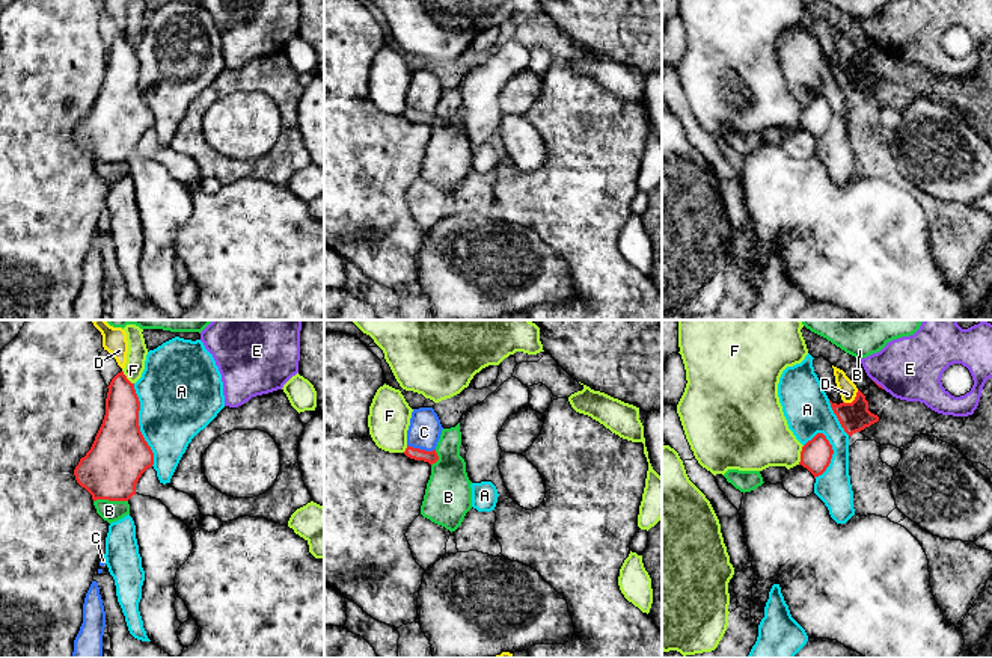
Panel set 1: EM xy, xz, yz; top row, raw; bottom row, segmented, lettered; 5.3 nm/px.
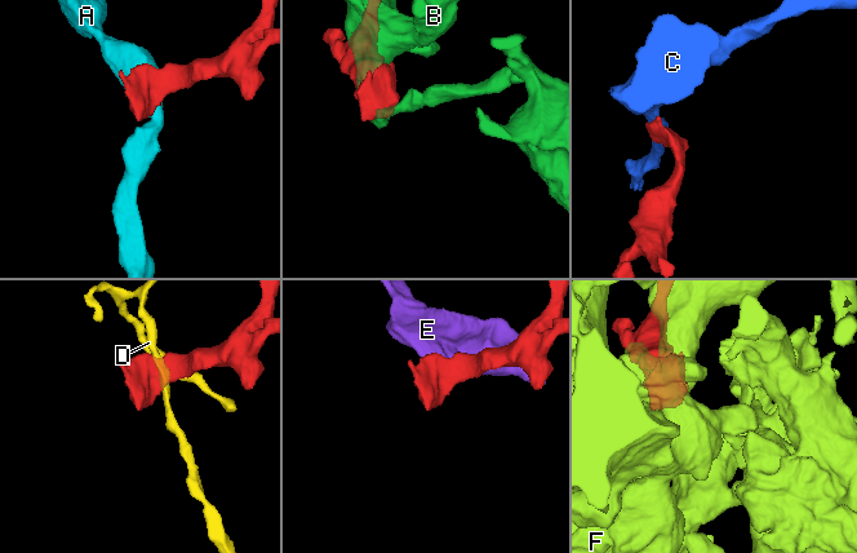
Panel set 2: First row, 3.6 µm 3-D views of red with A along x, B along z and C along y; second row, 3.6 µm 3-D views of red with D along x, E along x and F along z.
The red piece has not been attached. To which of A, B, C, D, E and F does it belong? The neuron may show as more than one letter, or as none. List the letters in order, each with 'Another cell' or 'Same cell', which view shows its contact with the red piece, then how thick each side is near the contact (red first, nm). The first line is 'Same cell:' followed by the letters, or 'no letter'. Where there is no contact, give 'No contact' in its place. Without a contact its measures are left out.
Same cell: no letter
A: Another cell. Touches red in xy. Thickness 320 nm (red) against 400 nm
B: Another cell. Touches red in xy. Thickness 320 nm (red) against 110 nm
C: Another cell. Touches red in xz. Thickness 70 nm (red) against 180 nm
D: Another cell. Touches red in yz. Thickness 160 nm (red) against 100 nm
E: Another cell. Touches red in yz. Thickness 20 nm (red) against 340 nm
F: Another cell. Touches red in yz. Thickness 170 nm (red) against 340 nm

